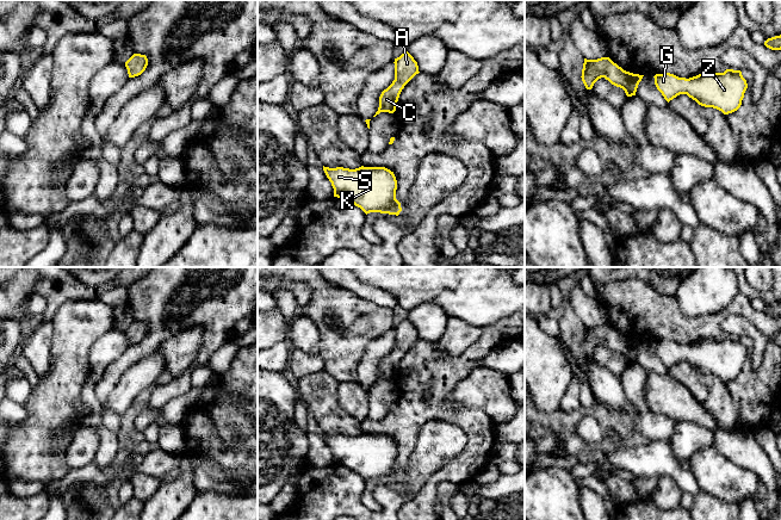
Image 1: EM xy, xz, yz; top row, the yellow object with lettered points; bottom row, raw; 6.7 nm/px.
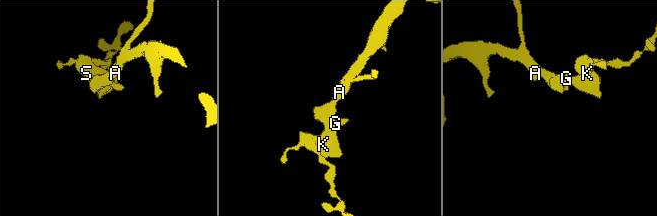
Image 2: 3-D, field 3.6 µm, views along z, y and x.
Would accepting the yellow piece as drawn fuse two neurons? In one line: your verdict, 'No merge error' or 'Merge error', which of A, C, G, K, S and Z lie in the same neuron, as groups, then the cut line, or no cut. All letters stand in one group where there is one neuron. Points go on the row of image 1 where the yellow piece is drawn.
No merge error. Groups: A C G K S Z. No split

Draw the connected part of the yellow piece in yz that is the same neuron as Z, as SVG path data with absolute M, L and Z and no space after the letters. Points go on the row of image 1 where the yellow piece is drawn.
M740 70L724 73L706 72L686 79L670 73L656 74L655 85L669 103L680 94L687 94L699 105L713 107L724 114L737 111L748 88Z

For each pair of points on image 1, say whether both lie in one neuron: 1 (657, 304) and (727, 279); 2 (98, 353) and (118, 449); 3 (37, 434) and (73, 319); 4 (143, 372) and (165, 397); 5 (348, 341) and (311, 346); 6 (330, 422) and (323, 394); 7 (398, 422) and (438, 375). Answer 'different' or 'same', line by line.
1: different
2: same
3: same
4: different
5: different
6: same
7: same

